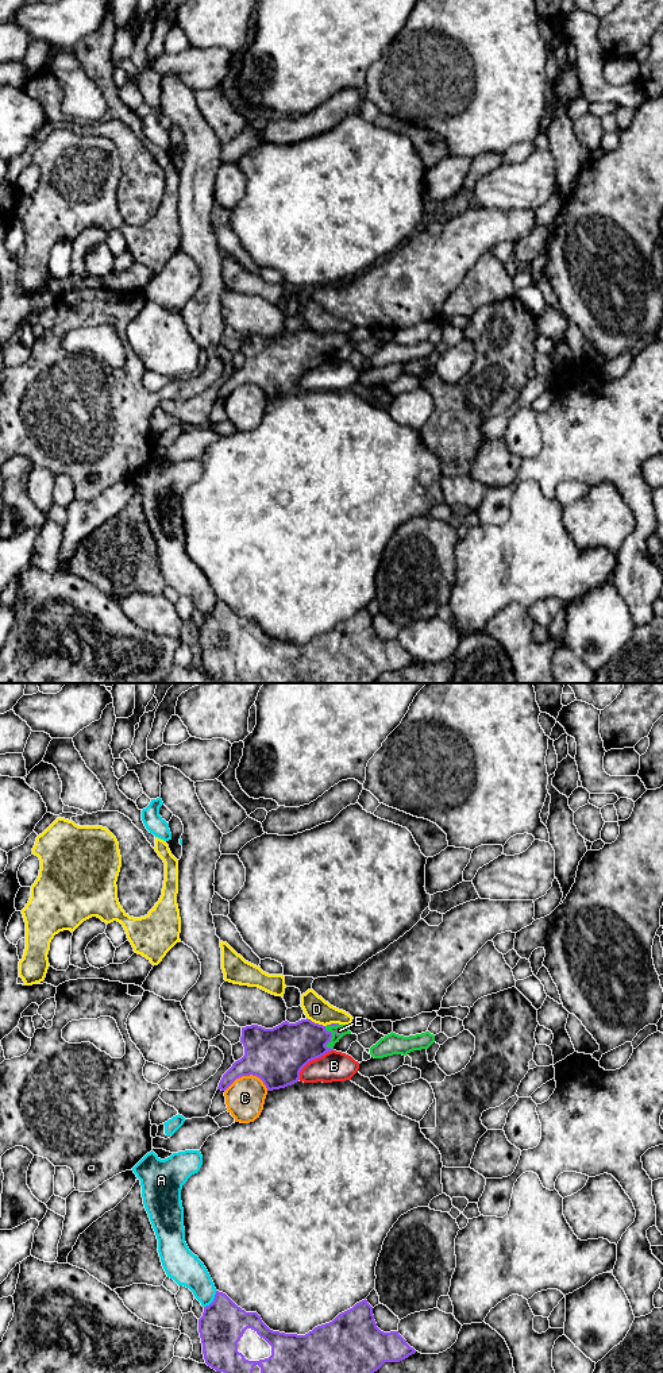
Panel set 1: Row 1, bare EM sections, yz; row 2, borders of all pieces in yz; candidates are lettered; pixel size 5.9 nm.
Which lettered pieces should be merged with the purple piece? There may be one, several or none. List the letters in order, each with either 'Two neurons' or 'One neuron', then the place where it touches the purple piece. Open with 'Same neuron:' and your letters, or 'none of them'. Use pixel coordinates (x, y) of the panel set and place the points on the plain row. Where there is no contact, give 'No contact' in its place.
Same neuron: E
A: Two neurons. Touches purple at yz (214, 609)
B: Two neurons. Touches purple at yz (312, 367)
C: Two neurons. Touches purple at yz (246, 384)
D: Two neurons. Touches purple at yz (316, 332)
E: One neuron. Touches purple at yz (330, 340)

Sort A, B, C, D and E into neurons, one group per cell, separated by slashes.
A / B / C / D / E

